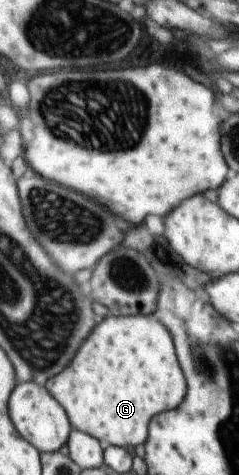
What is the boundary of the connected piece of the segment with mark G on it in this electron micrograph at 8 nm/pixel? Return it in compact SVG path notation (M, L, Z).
M152 314L109 315L97 321L69 367L47 379L44 386L69 409L73 429L97 438L102 446L119 446L132 452L148 439L152 417L175 409L183 401L186 381L175 359L175 340L158 318Z

